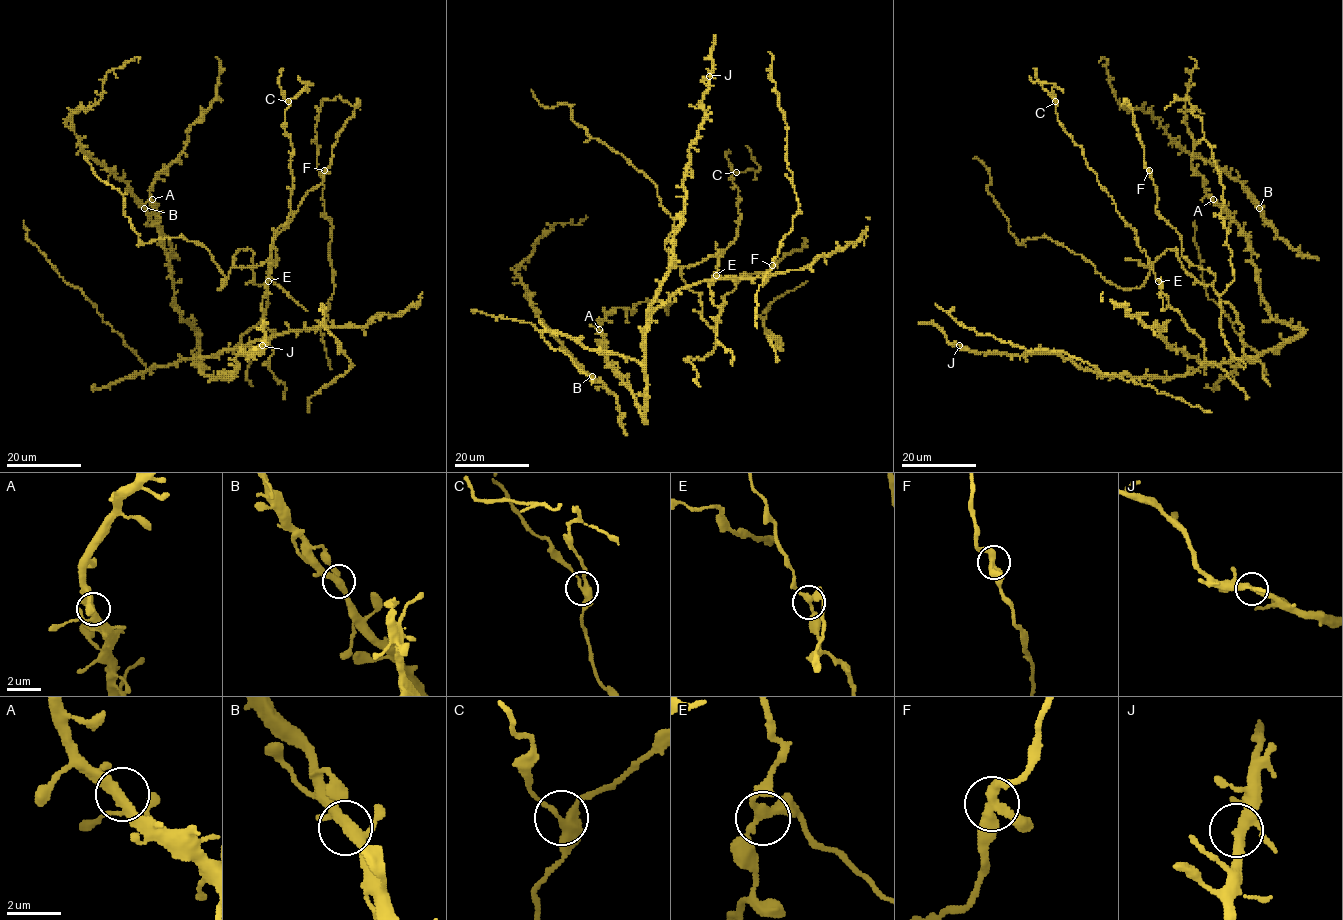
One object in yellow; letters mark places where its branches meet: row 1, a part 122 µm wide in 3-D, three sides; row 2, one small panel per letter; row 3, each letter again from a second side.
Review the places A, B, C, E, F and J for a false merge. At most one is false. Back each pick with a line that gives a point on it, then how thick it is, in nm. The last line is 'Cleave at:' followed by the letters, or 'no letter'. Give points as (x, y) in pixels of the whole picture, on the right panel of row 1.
Cleave at: no letter

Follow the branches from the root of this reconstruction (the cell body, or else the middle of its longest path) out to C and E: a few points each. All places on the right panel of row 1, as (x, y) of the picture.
C: (1148, 261), (1138, 244), (1135, 231), (1119, 215), (1113, 199), (1088, 166), (1082, 148), (1060, 123), (1055, 101)
E: (1148, 261), (1158, 281)

